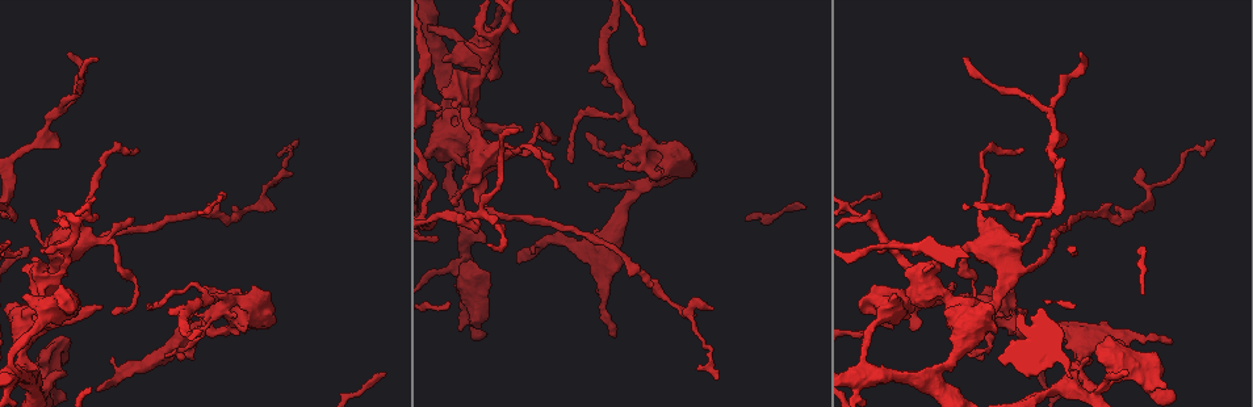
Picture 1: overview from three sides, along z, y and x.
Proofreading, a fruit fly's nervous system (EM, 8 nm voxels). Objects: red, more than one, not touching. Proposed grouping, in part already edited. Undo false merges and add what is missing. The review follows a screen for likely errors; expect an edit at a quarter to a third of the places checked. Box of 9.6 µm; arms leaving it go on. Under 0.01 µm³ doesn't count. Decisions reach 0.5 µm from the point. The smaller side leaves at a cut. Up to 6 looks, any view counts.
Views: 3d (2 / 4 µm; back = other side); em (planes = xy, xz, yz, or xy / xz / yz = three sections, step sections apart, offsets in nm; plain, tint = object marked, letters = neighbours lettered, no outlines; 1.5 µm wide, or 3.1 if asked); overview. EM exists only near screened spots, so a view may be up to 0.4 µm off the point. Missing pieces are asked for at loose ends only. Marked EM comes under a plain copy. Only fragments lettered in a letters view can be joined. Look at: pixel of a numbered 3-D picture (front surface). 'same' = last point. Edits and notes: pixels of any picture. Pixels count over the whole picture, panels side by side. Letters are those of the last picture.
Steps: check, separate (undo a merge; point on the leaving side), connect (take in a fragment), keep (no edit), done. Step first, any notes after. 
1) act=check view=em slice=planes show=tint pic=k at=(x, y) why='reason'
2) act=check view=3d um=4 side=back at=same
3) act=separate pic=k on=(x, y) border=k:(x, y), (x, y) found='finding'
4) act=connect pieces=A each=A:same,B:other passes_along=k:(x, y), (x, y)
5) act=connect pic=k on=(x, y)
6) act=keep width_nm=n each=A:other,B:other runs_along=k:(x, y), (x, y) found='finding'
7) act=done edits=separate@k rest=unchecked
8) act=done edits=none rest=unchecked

act=check view=3d um=4 pic=1 at=(635, 188) why='thick turns thin'

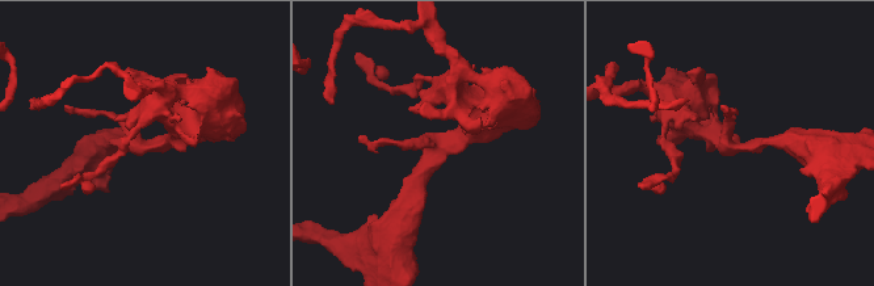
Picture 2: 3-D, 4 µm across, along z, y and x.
act=check view=em slice=xy step=4 show=tint pic=2 at=(144, 147) why='now the EM'

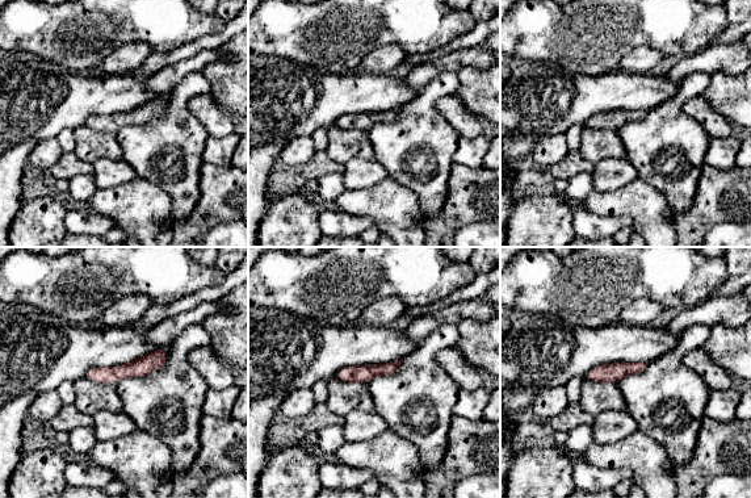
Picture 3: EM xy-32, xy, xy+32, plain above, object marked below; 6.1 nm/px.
act=check view=em slice=planes show=letters at=same

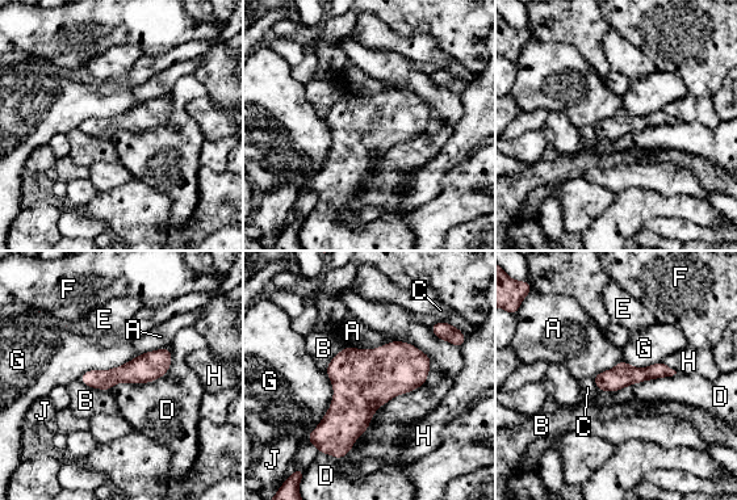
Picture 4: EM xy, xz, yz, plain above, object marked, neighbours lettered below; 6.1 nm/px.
act=keep width_nm=140 each=A:other,B:other,C:other,D:other,E:other,F:other,G:other,H:other,J:other runs_along=4:(167, 351), (141, 370), (84, 378) found='all the same neuron'

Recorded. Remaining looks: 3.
act=check view=3d um=4 pic=1 at=(601, 282) why='thick turns thin'

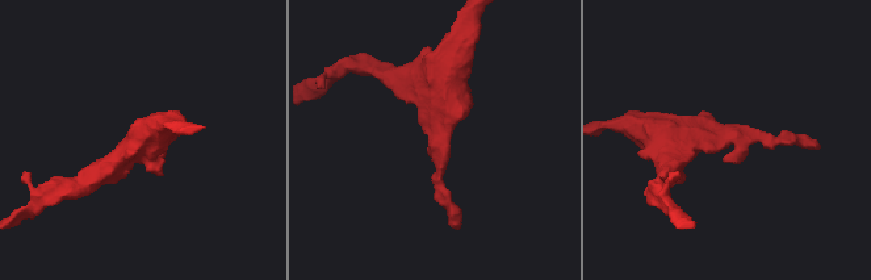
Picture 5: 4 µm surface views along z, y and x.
act=check view=em slice=planes show=letters pic=5 at=(726, 144) why='shape alone is not enough'

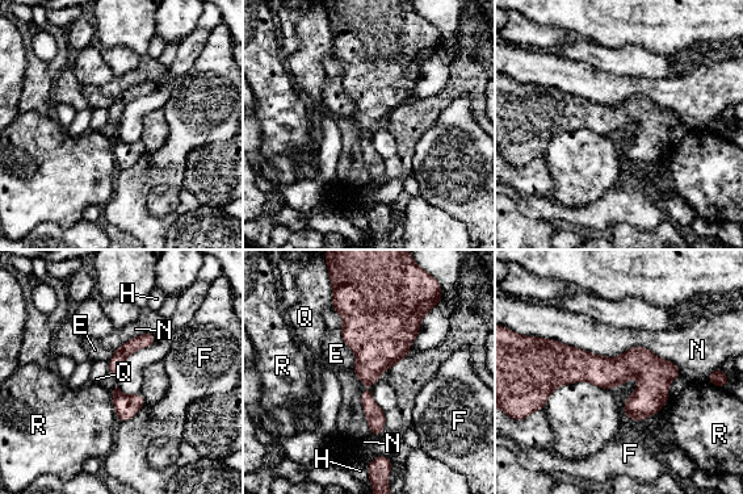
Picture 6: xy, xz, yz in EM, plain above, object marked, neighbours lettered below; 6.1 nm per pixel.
act=keep each=E:other,F:other,H:other,N:other,Q:other,R:other border=6:(613, 388), (561, 384), (542, 407) found='continuous, no second neuron'

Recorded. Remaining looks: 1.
act=done edits=none rest=unchecked

